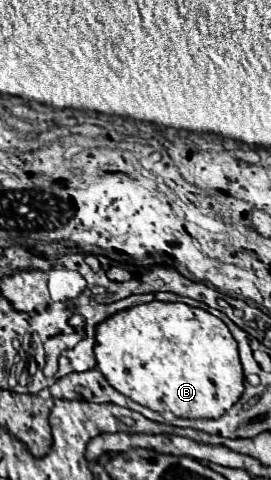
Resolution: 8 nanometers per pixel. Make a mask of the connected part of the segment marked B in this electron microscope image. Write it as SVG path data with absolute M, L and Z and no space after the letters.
M147 302L121 310L103 320L95 330L97 368L107 382L133 402L155 412L173 412L187 418L219 418L243 394L243 368L237 354L237 342L223 320L211 312L181 302Z

